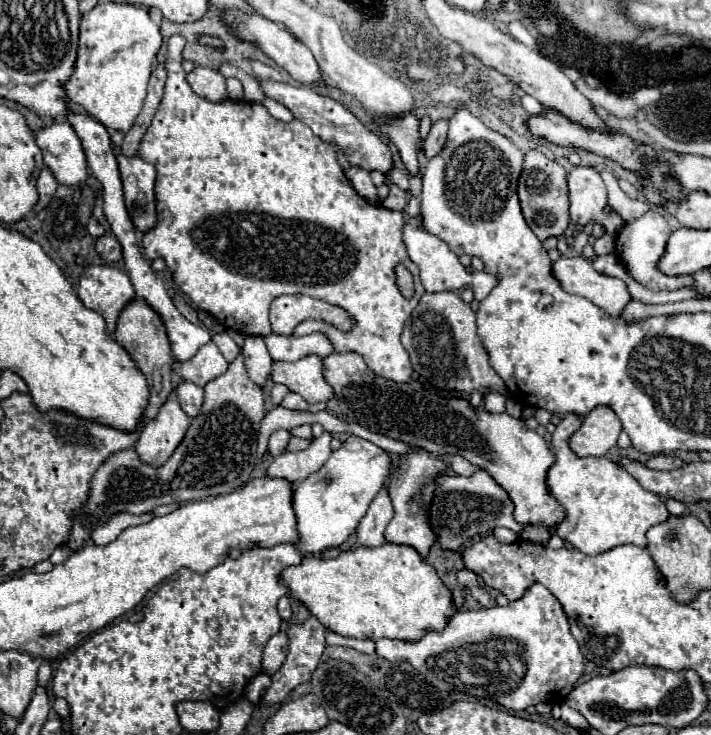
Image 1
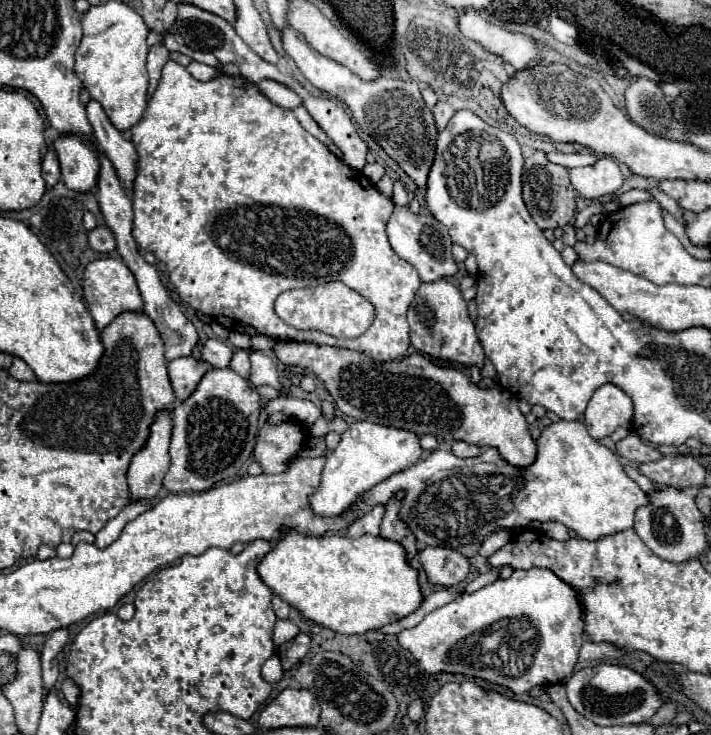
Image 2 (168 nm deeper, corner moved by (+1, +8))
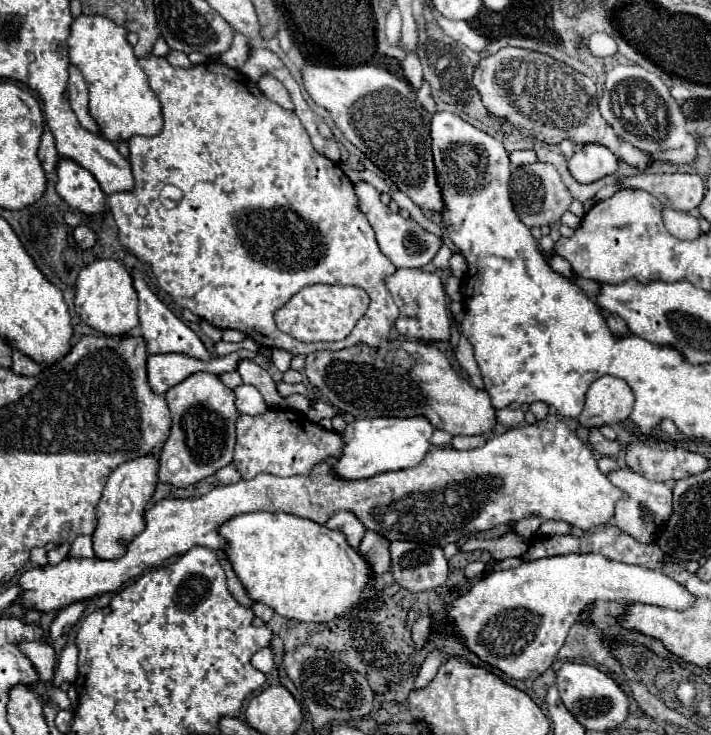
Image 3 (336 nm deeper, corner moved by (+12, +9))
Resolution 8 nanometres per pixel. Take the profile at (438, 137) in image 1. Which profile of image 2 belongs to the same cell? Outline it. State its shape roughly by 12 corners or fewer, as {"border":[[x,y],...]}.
{"border":[[437,102],[433,108],[435,126],[439,132],[455,110],[447,102]]}

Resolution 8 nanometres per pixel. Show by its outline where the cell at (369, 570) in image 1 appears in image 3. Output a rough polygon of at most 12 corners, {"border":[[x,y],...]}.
{"border":[[256,511],[220,527],[248,597],[328,623],[374,597],[340,531]]}

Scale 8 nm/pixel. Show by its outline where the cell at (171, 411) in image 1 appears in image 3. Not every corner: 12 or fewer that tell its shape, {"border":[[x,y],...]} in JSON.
{"border":[[156,455],[112,471],[96,507],[92,547],[118,559],[144,531]]}

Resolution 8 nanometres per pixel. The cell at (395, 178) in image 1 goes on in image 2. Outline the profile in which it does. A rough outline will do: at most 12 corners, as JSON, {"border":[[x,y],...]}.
{"border":[[367,164],[363,168],[373,184],[381,180],[385,168],[381,164]]}

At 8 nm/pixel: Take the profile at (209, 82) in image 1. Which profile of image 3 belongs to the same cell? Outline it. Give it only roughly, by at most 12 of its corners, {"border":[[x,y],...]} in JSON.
{"border":[[170,51],[166,61],[172,67],[190,67],[188,55],[182,51]]}

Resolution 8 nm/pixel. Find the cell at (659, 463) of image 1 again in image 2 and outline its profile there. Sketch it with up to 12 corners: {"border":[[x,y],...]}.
{"border":[[637,434],[617,442],[621,458],[637,464],[663,458]]}

